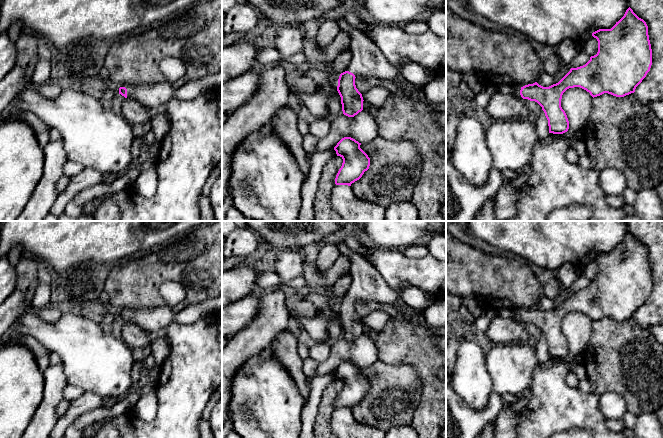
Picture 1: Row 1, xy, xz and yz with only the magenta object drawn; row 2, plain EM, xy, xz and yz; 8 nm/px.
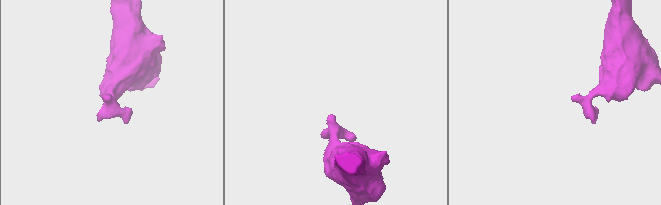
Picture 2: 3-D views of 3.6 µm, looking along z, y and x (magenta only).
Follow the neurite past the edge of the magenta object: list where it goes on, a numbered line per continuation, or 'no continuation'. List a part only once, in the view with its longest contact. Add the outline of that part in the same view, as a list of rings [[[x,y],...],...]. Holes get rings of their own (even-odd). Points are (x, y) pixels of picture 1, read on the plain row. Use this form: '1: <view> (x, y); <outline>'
1: xy (154, 320); [[[169,306],[129,309],[127,322],[139,326],[151,335],[159,335],[174,320],[174,313]]]

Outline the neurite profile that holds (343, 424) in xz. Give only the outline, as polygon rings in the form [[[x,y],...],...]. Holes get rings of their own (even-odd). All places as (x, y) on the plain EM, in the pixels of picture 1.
[[[335,409],[330,425],[338,438],[385,438],[383,430],[357,423],[348,409]]]

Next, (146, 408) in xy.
[[[156,392],[141,395],[133,408],[134,413],[145,422],[152,422],[157,416],[158,398]]]

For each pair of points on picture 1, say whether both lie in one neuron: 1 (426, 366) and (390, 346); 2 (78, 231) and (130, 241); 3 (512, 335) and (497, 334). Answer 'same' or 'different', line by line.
1: same
2: same
3: same

